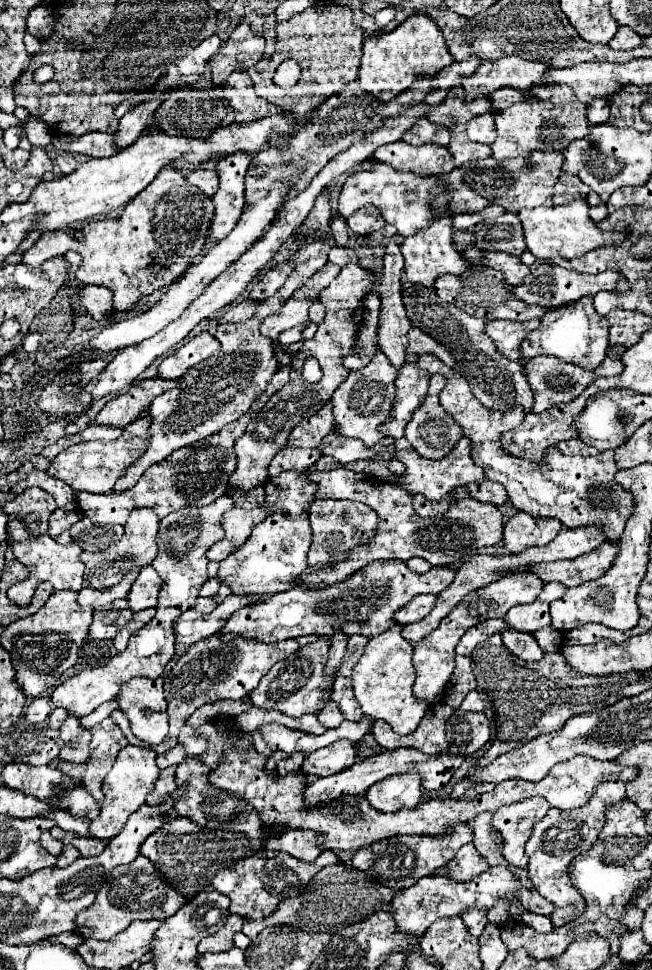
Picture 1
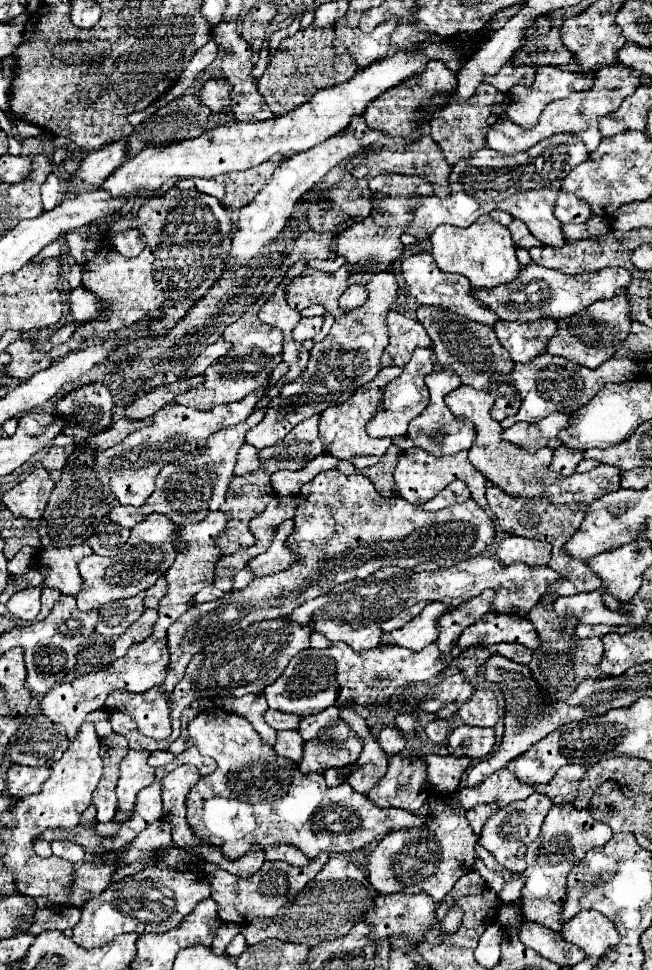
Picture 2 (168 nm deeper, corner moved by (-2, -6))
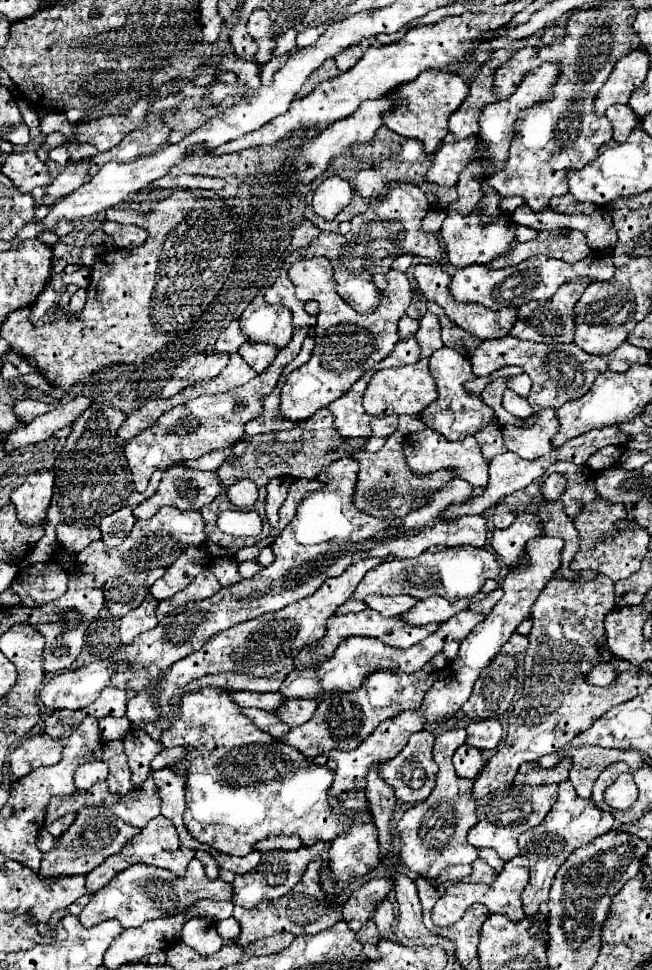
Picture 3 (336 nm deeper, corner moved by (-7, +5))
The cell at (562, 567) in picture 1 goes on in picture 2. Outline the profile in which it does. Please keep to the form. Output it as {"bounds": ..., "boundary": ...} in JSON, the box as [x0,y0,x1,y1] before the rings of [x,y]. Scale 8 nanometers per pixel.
{"bounds":[289,556,557,650],"boundary":[[[487,556],[467,558],[451,568],[437,568],[431,572],[413,572],[391,566],[363,580],[351,580],[347,584],[335,586],[331,592],[327,592],[327,596],[319,596],[299,606],[289,620],[295,620],[299,624],[313,622],[315,632],[325,634],[331,642],[345,642],[353,650],[369,650],[379,646],[379,624],[411,608],[417,602],[441,602],[449,606],[459,606],[463,602],[469,602],[473,596],[479,596],[485,588],[491,588],[495,590],[493,608],[499,614],[527,616],[555,580],[557,574],[549,566],[503,566],[495,558]]]}

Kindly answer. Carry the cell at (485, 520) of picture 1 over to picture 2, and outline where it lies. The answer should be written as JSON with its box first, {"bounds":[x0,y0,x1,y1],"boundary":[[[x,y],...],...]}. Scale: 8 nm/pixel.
{"bounds":[105,470,495,740],"boundary":[[[337,470],[321,472],[311,482],[303,484],[293,522],[295,526],[287,538],[287,546],[299,554],[297,562],[277,574],[255,578],[243,590],[231,590],[223,598],[191,606],[167,630],[167,648],[171,654],[167,680],[141,694],[131,694],[127,690],[111,692],[105,702],[109,712],[127,712],[145,736],[163,740],[171,734],[169,694],[183,678],[191,656],[203,646],[227,636],[231,630],[247,628],[253,622],[287,618],[303,602],[327,594],[337,584],[367,578],[385,566],[415,568],[423,558],[433,560],[439,566],[451,566],[481,554],[495,538],[493,520],[489,520],[485,510],[471,498],[437,512],[425,512],[421,506],[411,504],[401,496],[379,496],[371,480],[363,474],[345,476]]]}

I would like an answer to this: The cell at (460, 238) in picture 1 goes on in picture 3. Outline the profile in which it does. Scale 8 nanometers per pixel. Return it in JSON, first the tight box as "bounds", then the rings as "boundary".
{"bounds":[440,209,518,269],"boundary":[[[476,209],[472,215],[446,213],[440,235],[444,241],[444,251],[446,251],[452,267],[460,269],[460,267],[466,267],[472,263],[490,263],[496,257],[508,253],[508,249],[516,243],[516,227],[518,225],[510,217],[498,215],[486,225],[482,225],[480,219],[482,219],[482,209]]]}

